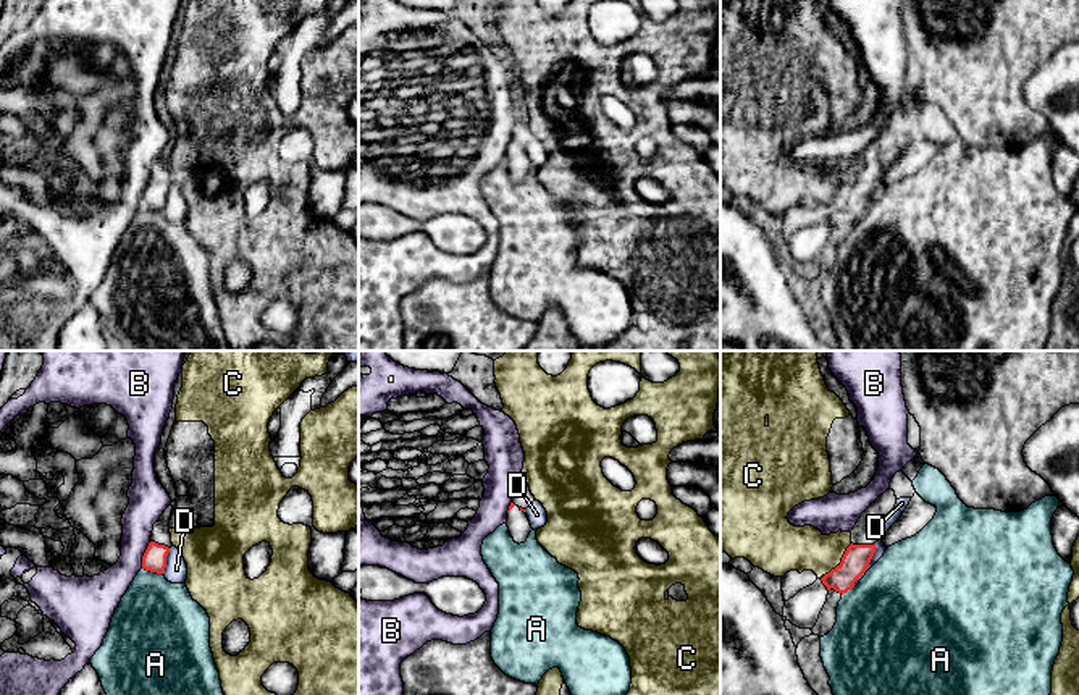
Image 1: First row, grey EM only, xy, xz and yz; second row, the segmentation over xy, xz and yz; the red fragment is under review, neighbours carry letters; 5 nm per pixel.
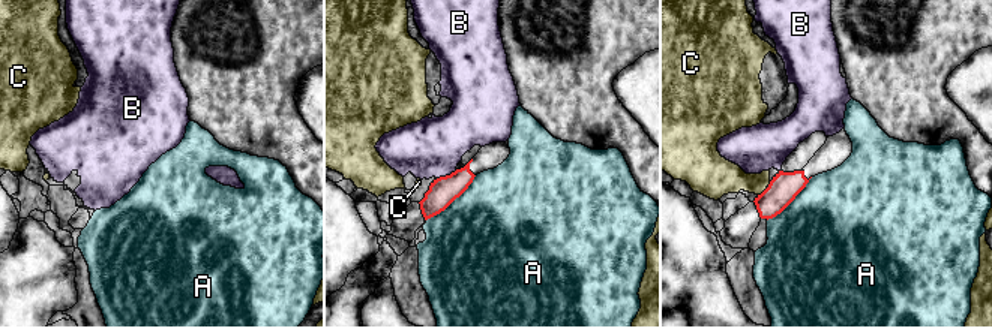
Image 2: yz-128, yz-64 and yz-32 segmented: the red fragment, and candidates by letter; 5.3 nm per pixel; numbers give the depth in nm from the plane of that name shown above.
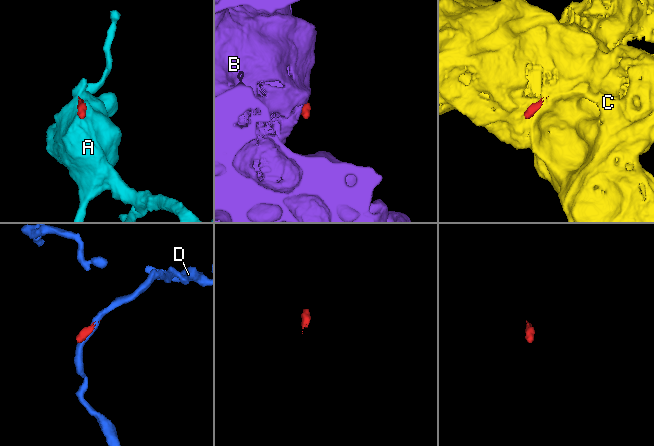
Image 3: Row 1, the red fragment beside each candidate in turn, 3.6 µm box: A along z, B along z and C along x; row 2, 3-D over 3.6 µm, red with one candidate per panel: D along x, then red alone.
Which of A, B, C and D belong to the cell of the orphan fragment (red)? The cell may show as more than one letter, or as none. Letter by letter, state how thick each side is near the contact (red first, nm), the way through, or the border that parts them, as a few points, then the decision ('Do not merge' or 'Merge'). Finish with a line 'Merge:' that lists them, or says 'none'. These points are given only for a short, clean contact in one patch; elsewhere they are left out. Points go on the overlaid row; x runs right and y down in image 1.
A: Thickness 120 nm (red) against 420 nm. Boundary: xy (142, 568), (162, 574). Do not merge
B: Thickness 120 nm (red) against 180 nm. Boundary: xy (151, 542), (142, 556), (141, 568). Do not merge
C: Thickness 140 nm (red) against 220 nm. Boundary: yz (852, 543), (842, 560), (821, 579). Do not merge
D: Thickness 140 nm (red) against 60 nm. Boundary: yz (876, 543), (868, 569), (853, 585). Do not merge
Merge: none

